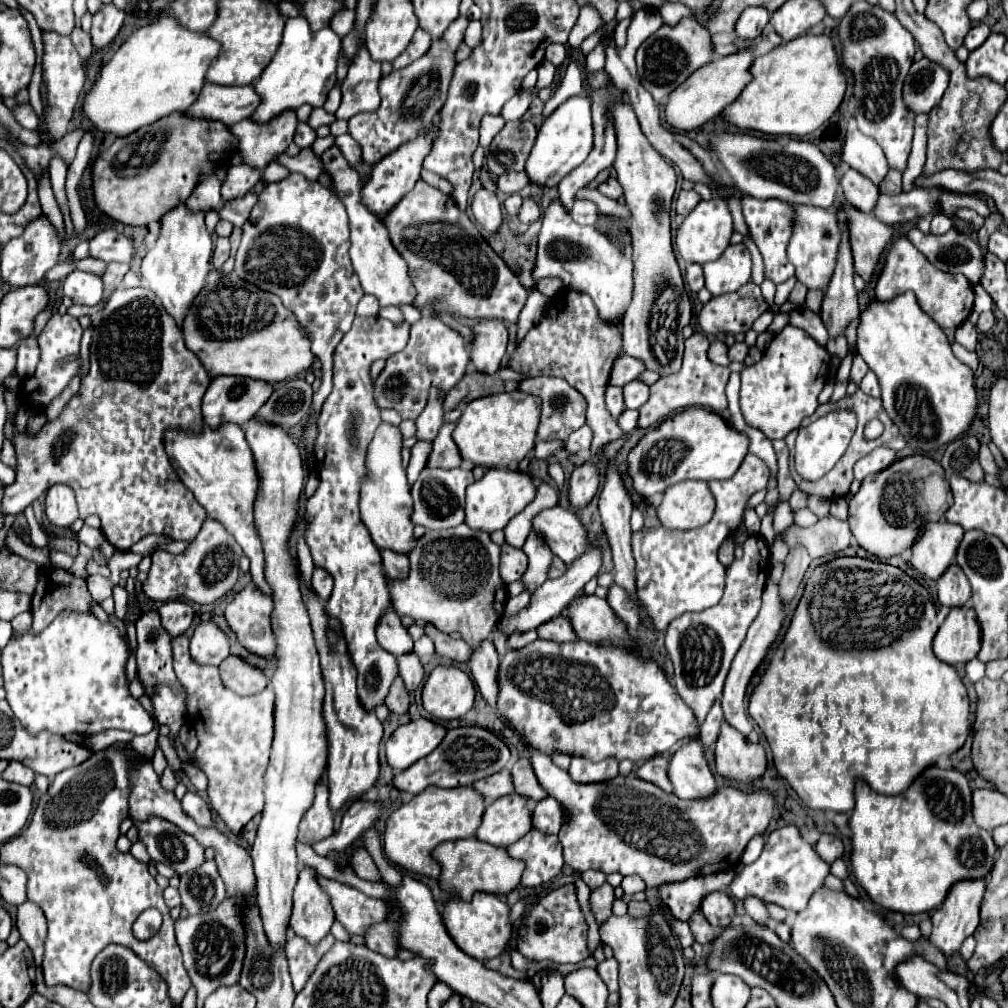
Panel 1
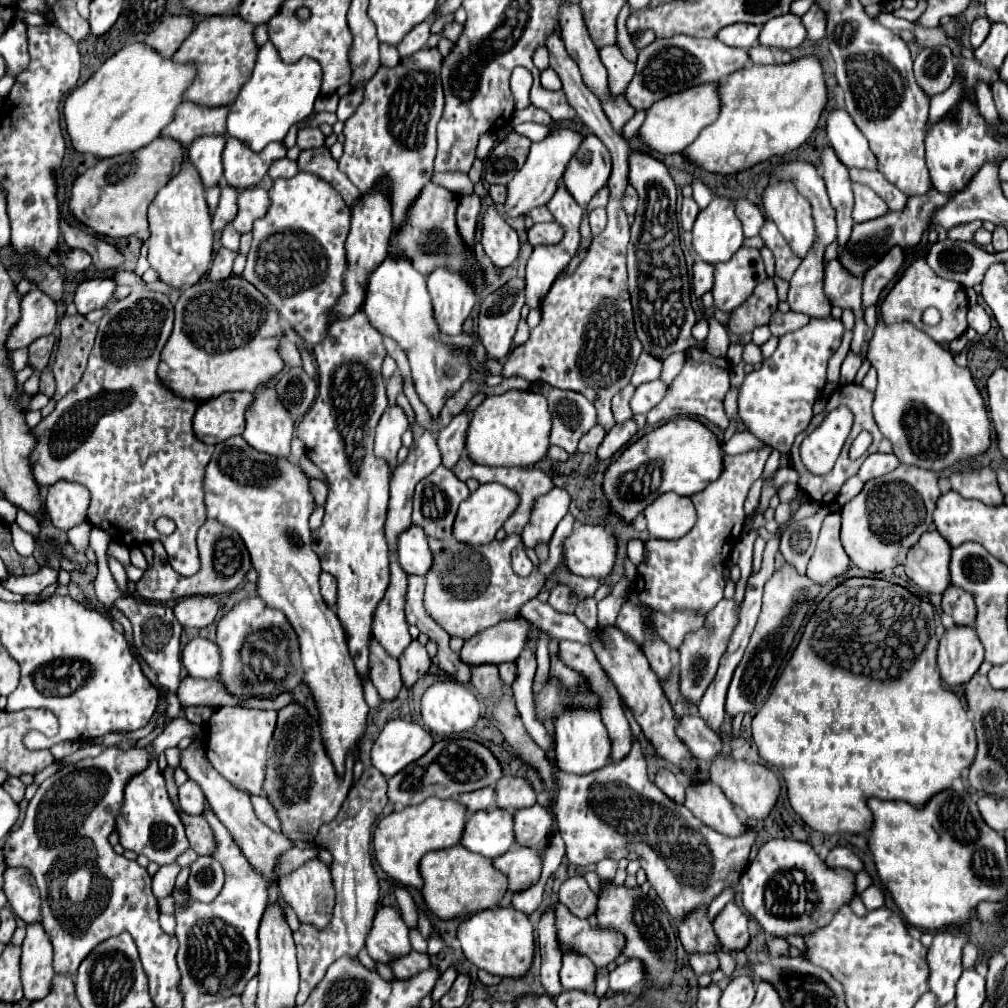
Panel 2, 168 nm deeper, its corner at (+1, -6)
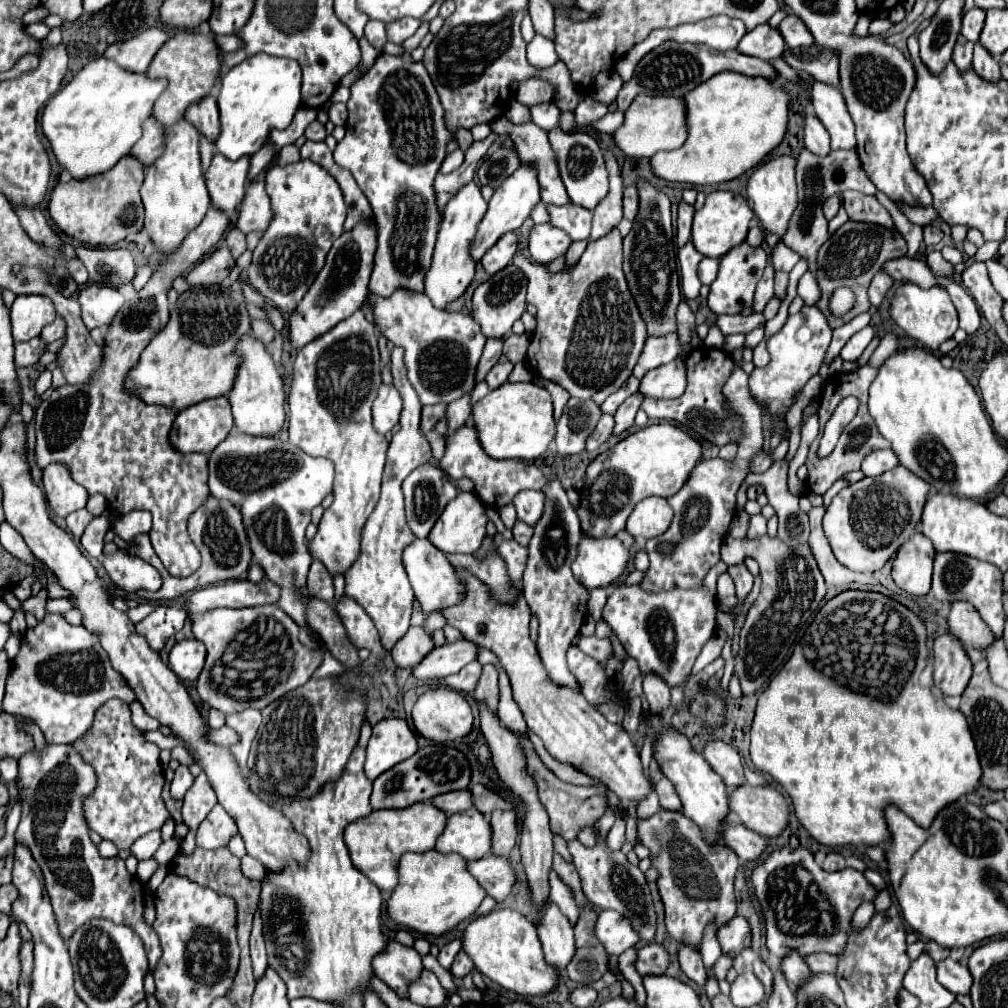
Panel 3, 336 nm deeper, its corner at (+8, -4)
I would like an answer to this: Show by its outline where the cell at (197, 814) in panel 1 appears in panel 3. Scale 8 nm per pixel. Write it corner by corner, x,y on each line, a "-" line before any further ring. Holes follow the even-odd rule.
179,766
175,770
175,778
171,782
171,796
173,798
183,798
185,792
191,788
191,784
193,784
193,774
189,772
187,766

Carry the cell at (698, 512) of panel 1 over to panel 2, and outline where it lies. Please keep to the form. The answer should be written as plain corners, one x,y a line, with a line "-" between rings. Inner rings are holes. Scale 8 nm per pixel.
666,492
656,498
646,510
648,532
652,538
674,540
692,530
696,524
696,508
688,496
680,496
676,492

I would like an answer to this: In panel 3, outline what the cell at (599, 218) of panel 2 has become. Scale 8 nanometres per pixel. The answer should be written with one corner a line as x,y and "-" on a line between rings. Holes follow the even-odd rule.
617,160
607,162
609,166
609,194
605,196
605,200
601,202
601,206
597,206
597,210
593,210
593,230
591,230
591,240
599,240
603,236
607,236
611,230
615,230
623,218
623,206
621,206
621,198
623,198
623,180
621,180
621,172
619,172
619,164

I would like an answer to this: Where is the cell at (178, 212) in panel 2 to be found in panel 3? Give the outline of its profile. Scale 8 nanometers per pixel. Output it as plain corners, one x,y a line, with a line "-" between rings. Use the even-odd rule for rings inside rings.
185,118
165,128
163,134
165,150
147,168
145,180
141,184
141,198
145,206
145,230
155,246
169,254
175,250
183,238
203,220
209,210
209,194
199,160
199,132

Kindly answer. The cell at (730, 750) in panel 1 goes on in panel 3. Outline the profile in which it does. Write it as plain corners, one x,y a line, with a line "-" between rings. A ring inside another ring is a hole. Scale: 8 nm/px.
749,784
729,794
729,808
739,816
745,828
775,838
783,834
789,824
787,800
771,786
753,788

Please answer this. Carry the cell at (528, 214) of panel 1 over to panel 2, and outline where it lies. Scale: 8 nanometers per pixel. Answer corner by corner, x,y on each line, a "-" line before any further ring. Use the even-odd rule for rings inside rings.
556,222
532,224
532,228
528,230
528,242
532,246
536,246
536,244
554,244
556,240
560,240
560,236
562,236
562,228

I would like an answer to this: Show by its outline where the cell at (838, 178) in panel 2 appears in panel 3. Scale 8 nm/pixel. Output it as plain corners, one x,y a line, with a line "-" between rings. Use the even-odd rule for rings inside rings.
813,114
803,116
803,140
815,154
829,154
829,132

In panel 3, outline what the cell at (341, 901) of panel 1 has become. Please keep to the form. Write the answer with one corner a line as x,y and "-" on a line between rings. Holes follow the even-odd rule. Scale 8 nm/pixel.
389,940
385,954
379,954
373,960
377,978
381,978
395,994
403,1000
409,998
409,986
421,976
423,964
417,950
401,946
395,940

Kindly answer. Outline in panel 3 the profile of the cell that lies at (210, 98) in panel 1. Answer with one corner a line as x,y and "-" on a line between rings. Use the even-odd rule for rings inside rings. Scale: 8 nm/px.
149,118
143,126
143,136
141,140
131,148
129,156
137,158
143,166
151,166
163,150
163,126
159,122
153,122
153,118

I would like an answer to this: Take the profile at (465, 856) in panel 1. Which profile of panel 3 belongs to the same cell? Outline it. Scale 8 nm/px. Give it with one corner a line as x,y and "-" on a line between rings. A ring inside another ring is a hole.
437,850
403,854
397,866
399,882
387,900
389,920
417,934
441,936
453,930
459,922
471,918
485,898
485,892
465,870
465,864
463,858
455,858
455,854
437,854

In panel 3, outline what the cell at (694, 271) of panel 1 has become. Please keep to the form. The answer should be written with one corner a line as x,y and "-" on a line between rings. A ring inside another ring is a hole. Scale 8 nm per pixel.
703,258
701,264
699,264
699,280
709,286
715,280
717,270
719,270
719,260
717,258

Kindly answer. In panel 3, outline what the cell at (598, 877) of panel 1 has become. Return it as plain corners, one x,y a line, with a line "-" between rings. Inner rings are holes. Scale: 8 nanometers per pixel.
617,820
609,832
609,848
617,850
625,842
625,820

